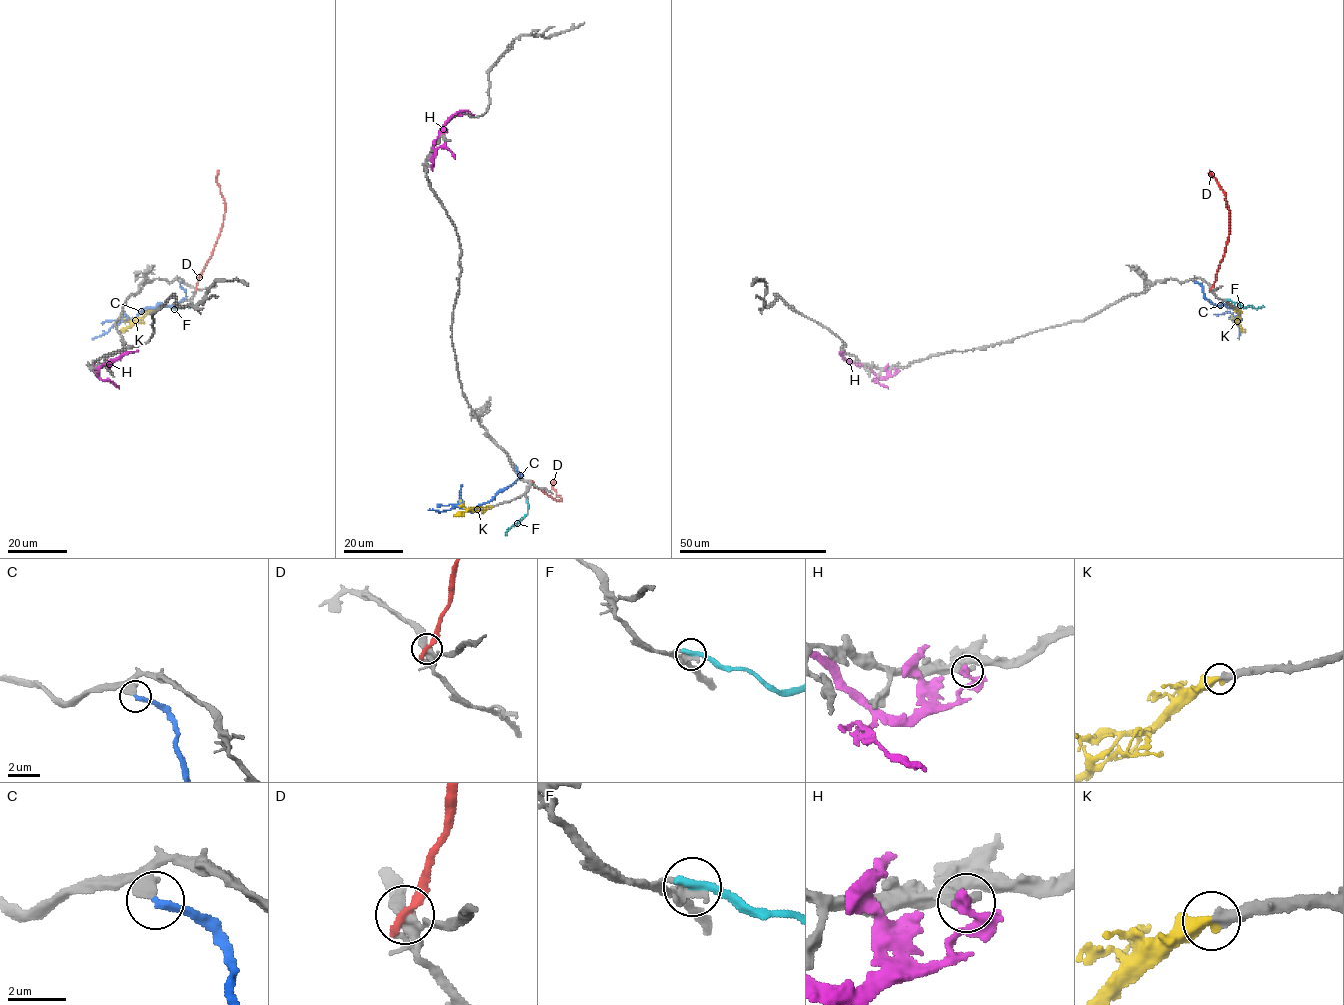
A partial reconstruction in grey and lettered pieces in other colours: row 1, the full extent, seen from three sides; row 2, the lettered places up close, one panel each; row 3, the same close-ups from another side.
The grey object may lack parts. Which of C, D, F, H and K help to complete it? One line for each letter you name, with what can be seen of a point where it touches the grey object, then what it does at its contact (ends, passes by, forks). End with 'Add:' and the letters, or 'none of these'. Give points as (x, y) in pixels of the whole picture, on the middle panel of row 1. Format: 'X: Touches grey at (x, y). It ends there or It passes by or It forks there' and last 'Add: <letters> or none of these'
K: Touches grey at (491, 506). It ends there
Add: K

